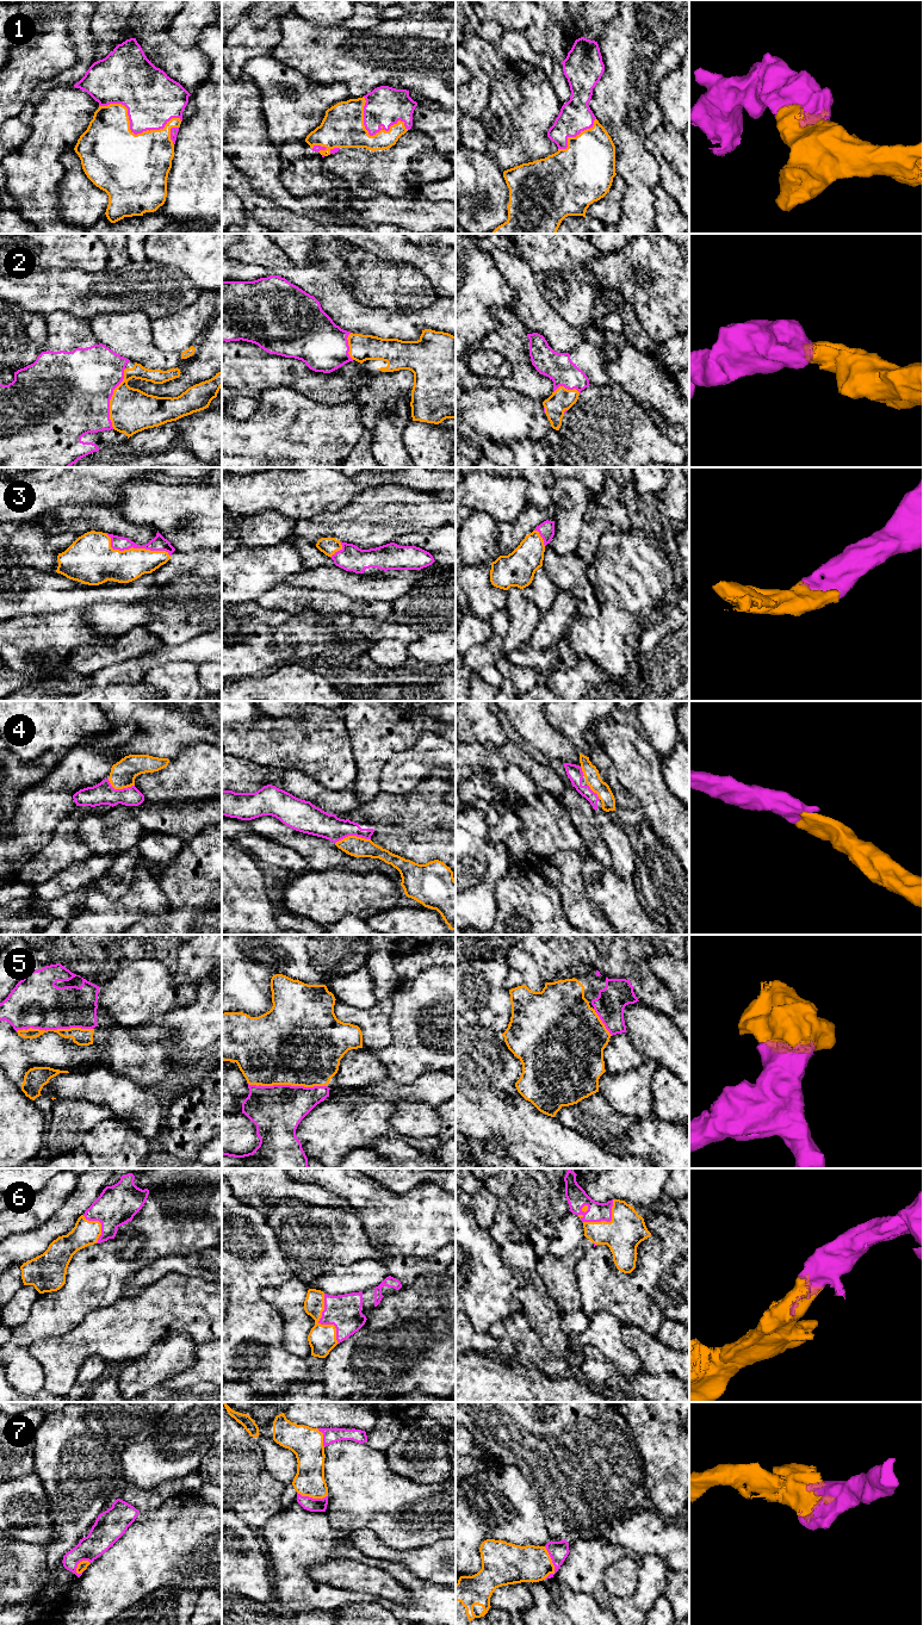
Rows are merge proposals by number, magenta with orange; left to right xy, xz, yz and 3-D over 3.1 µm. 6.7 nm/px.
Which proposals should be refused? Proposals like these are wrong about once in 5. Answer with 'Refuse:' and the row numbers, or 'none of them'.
Refuse: none of them

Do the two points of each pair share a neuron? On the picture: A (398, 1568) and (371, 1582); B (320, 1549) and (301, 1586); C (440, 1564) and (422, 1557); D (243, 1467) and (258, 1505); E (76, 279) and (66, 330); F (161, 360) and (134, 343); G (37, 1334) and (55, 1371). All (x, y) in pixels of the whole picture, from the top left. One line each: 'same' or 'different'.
A: different
B: same
C: same
D: same
E: different
F: same
G: different

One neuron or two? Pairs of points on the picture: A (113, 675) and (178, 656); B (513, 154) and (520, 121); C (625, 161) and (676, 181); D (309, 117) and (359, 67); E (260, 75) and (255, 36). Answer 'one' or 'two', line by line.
A: one
B: one
C: two
D: two
E: two

